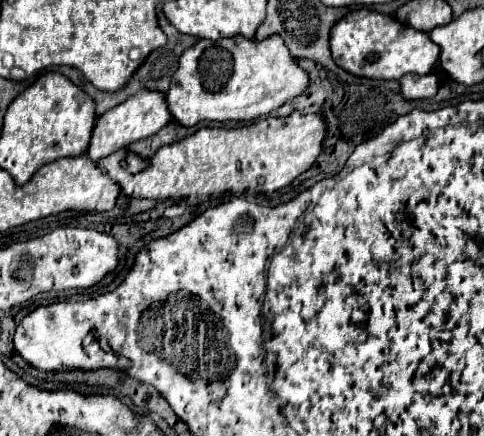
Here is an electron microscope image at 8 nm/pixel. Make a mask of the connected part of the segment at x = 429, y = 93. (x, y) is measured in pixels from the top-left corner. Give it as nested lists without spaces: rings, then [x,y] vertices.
[[[404,75],[400,79],[404,99],[428,99],[434,97],[438,91],[438,77],[428,75]]]

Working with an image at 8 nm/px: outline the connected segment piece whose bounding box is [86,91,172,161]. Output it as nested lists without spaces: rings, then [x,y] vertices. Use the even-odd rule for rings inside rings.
[[[138,91],[136,95],[128,97],[124,103],[108,109],[104,115],[100,115],[96,119],[86,155],[90,159],[98,161],[122,147],[128,147],[134,141],[140,141],[140,139],[146,139],[146,137],[158,133],[170,119],[172,119],[172,115],[168,111],[164,95],[160,95],[158,91]]]

